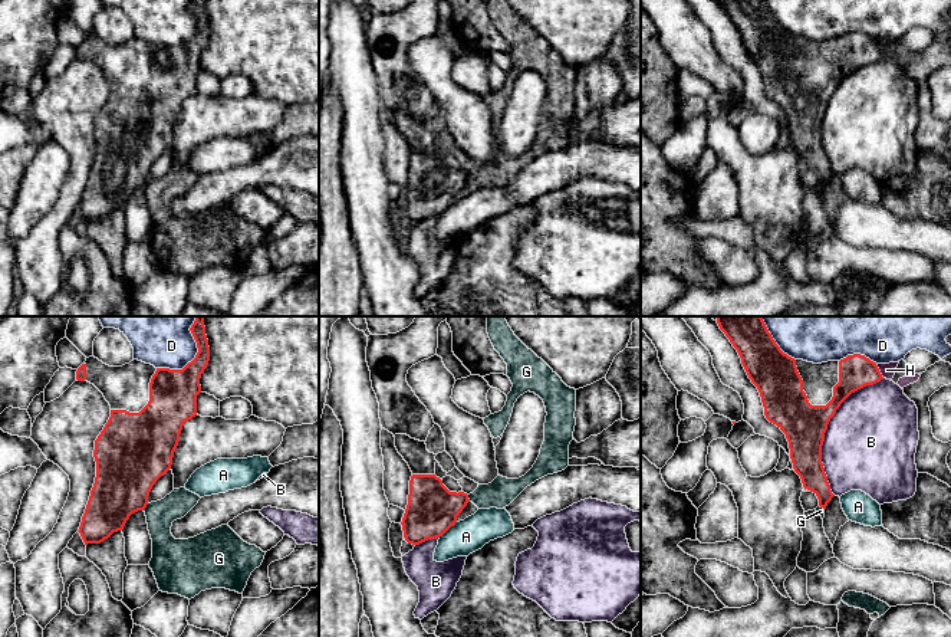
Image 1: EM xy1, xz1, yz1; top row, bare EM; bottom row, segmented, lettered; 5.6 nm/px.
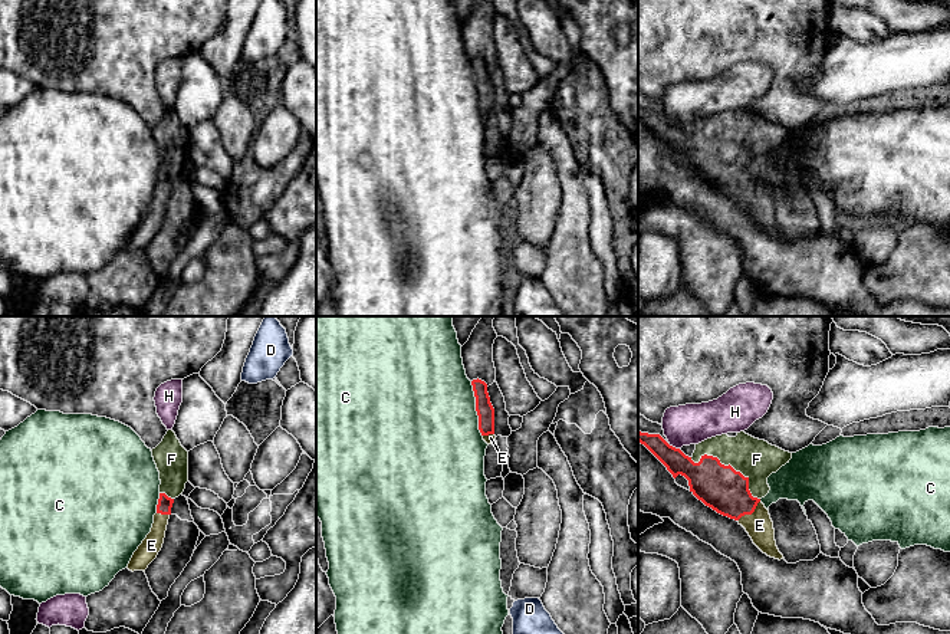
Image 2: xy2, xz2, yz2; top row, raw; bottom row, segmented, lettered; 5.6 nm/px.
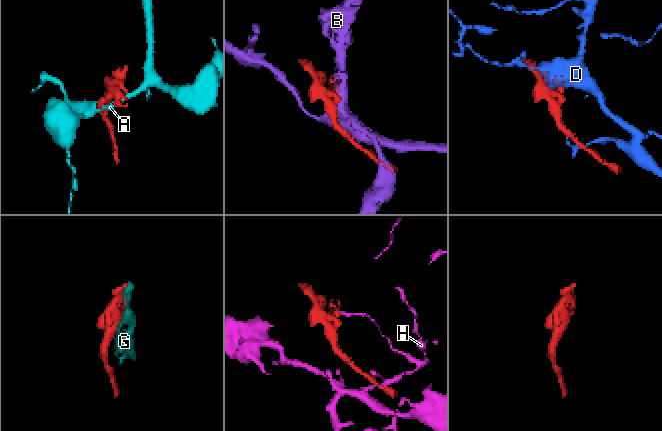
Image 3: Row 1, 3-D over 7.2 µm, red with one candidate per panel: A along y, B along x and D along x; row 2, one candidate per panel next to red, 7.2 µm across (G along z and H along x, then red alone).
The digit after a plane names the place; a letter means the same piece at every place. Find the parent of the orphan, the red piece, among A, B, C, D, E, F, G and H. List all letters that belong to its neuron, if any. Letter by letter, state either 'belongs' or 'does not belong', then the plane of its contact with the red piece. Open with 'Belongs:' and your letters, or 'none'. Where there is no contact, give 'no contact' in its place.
Belongs: E, F
A: does not belong; contact in xz1
B: does not belong; contact in yz1
C: does not belong; contact in xz2
D: does not belong; contact in xy1
E: belongs; contact in yz2
F: belongs; contact in yz2
G: does not belong; contact in xy1
H: does not belong; contact in yz1

